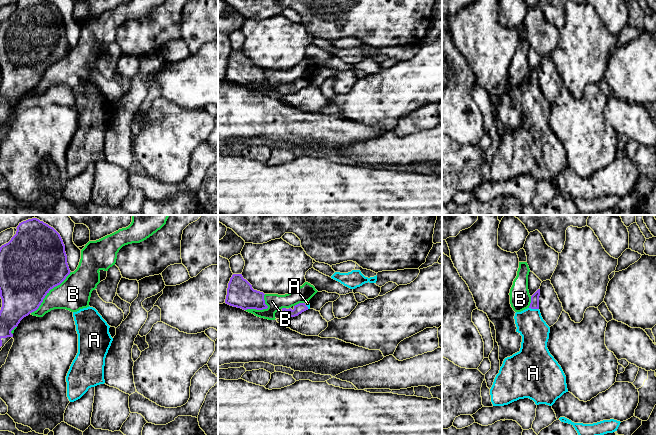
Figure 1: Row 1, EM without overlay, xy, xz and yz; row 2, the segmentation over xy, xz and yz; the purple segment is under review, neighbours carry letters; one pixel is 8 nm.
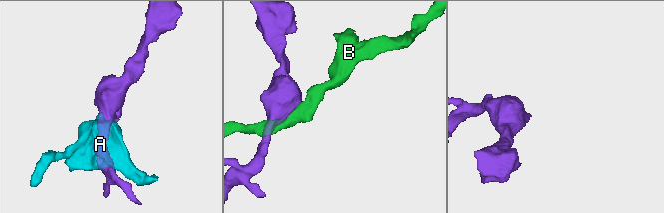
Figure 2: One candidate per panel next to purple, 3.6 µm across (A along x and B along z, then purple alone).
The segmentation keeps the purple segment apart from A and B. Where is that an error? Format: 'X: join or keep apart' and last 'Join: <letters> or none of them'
A: join
B: keep apart
Join: A

